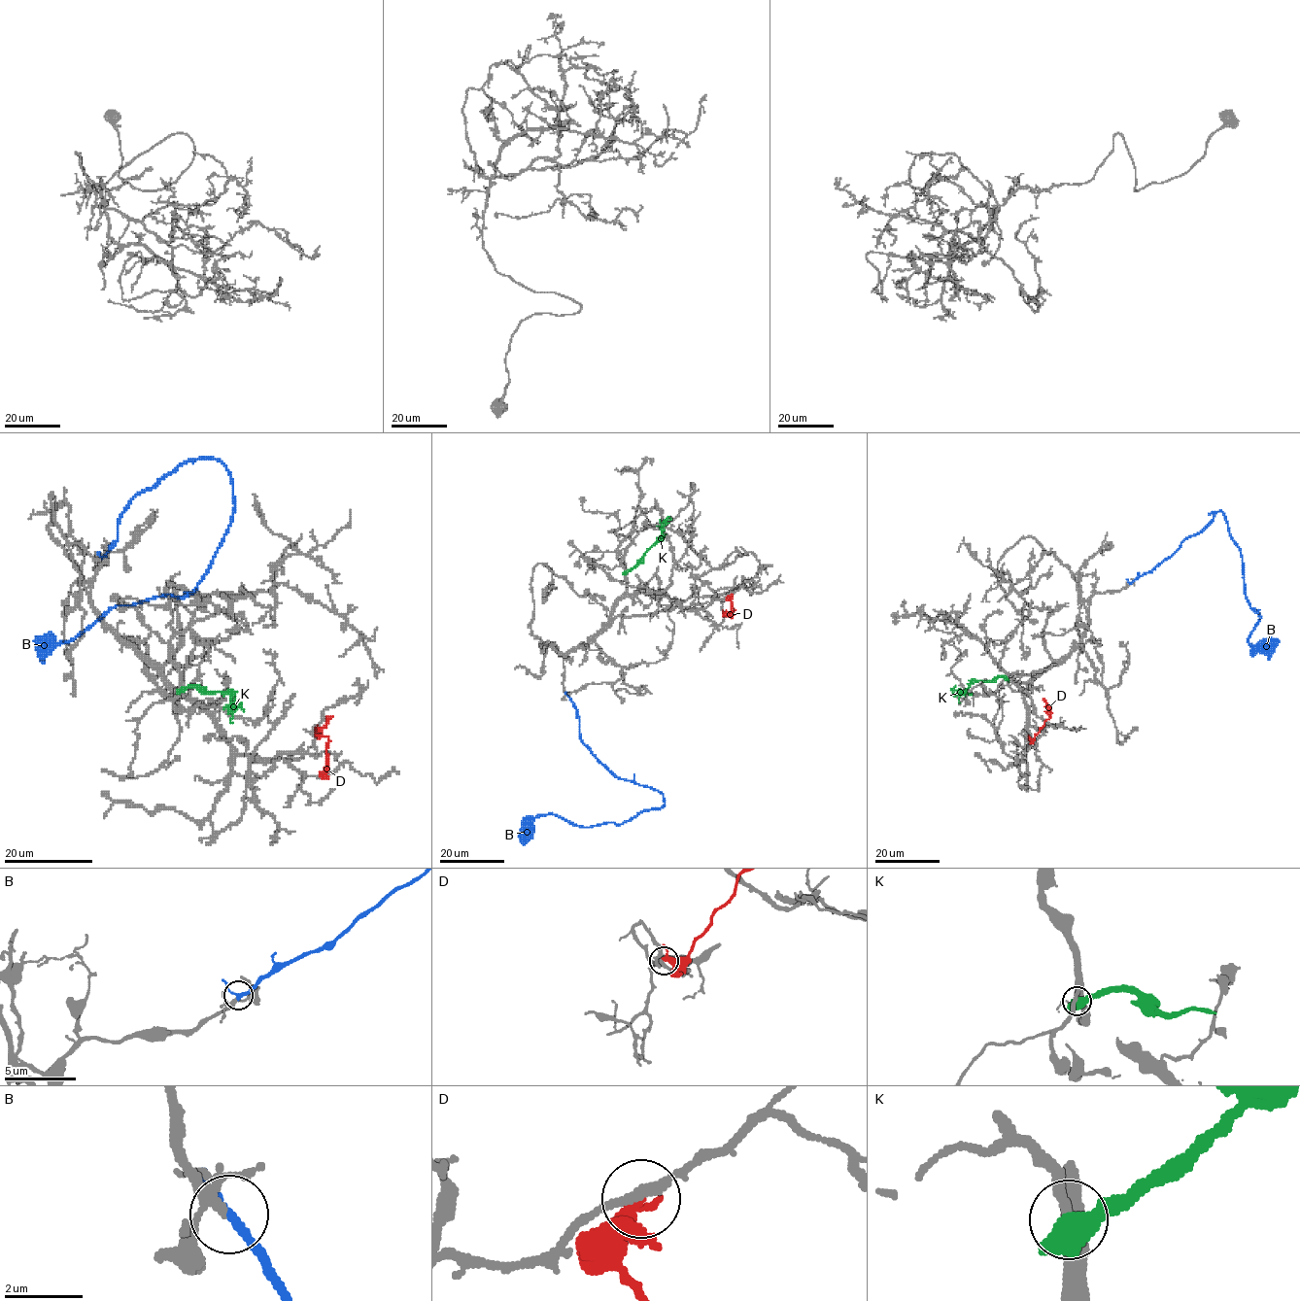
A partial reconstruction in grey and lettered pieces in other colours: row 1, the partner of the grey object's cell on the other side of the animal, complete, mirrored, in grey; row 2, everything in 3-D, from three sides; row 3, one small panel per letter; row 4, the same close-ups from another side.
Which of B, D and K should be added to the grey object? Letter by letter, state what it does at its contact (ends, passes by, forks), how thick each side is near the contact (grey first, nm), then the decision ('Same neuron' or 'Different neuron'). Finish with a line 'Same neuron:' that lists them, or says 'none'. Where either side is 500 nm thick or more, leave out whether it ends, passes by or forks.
B: It passes by. Thickness 180 nm (grey) against 190 nm. Same neuron
D: It passes by. Thickness 280 nm (grey) against 280 nm. Different neuron
K: Thickness 260 nm (grey) against 550 nm. Different neuron
Same neuron: B

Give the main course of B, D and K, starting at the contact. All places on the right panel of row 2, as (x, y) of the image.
B: (1130, 583), (1171, 556), (1220, 511), (1243, 562), (1247, 599), (1261, 616), (1248, 641), (1253, 646), (1280, 640)
D: (1028, 739), (1034, 737), (1051, 713), (1043, 699)
K: (1006, 678), (975, 681), (964, 691), (950, 690)

